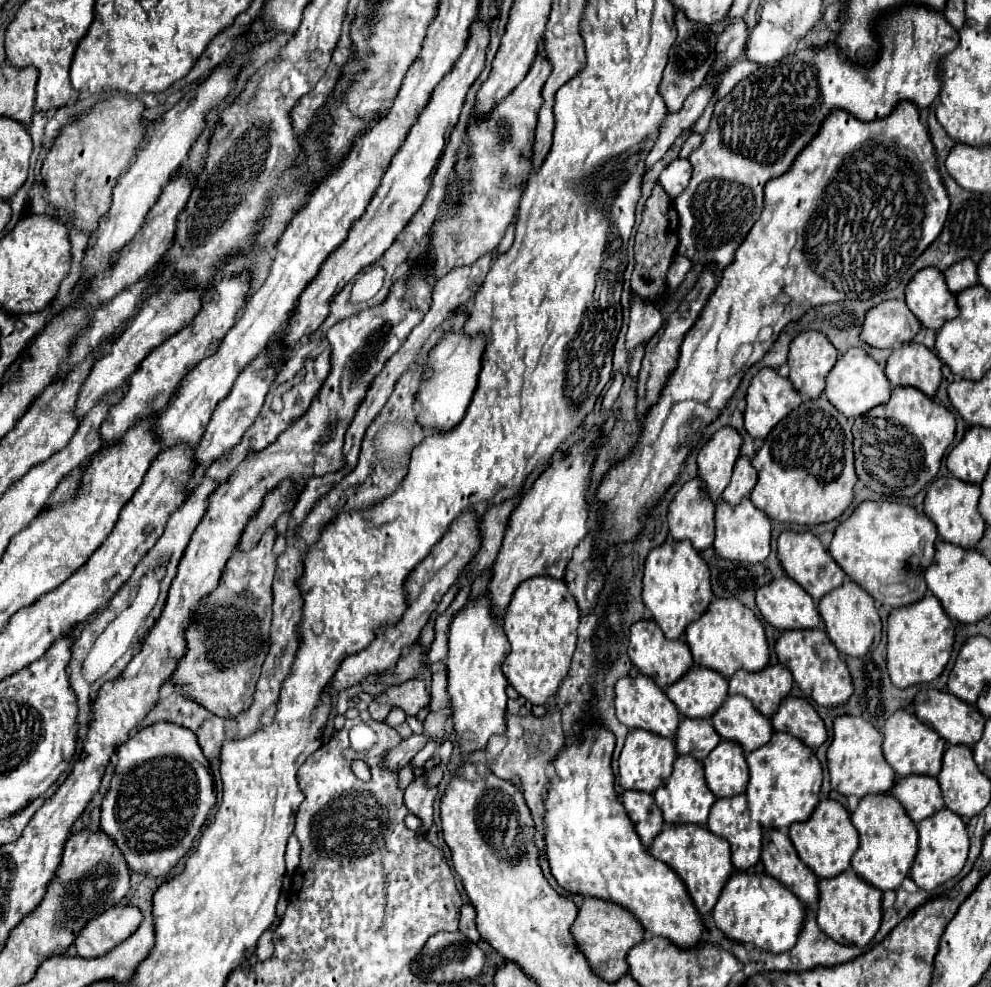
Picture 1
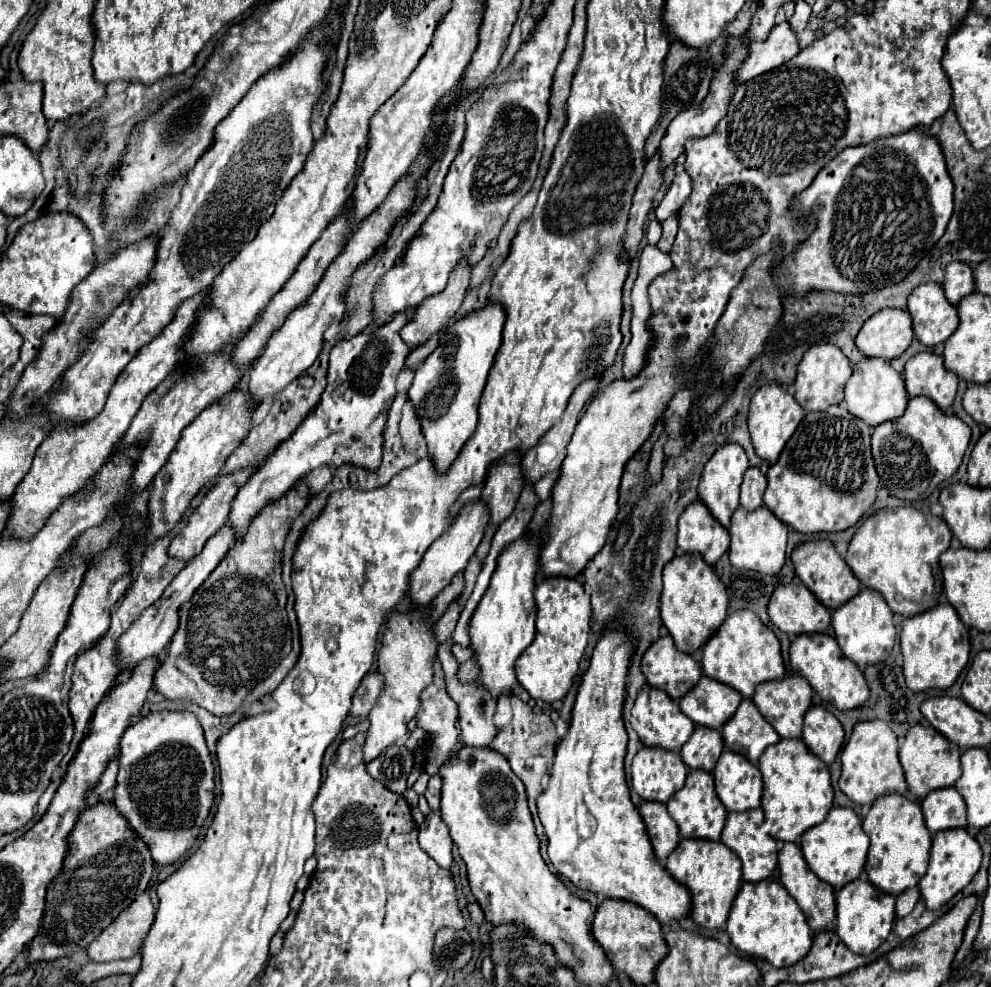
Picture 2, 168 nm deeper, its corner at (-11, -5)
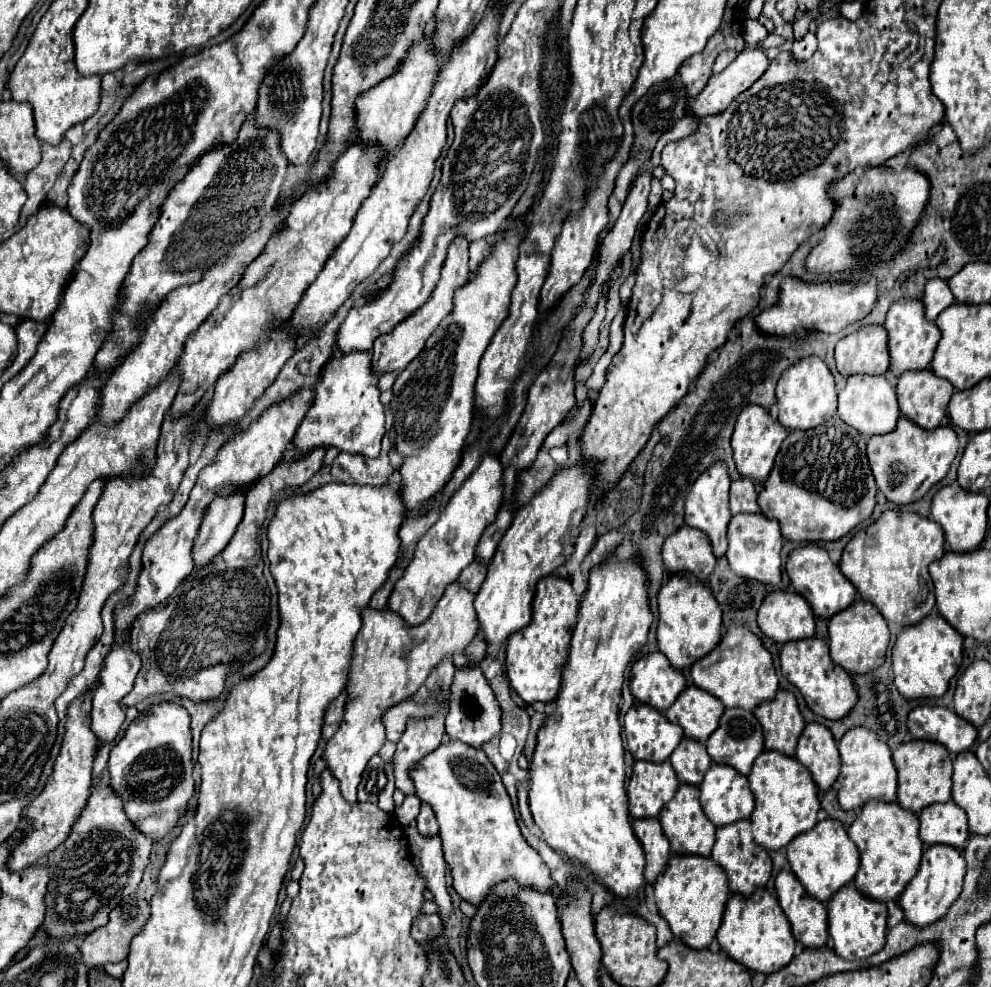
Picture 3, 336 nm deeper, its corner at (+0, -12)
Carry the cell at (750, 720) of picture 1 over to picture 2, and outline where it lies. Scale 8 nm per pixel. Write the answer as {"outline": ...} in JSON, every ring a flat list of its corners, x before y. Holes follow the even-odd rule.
{"outline":[[742,699,736,715,722,727,722,737,730,751,742,753,752,763,758,763,768,745,780,741,780,735,760,715,752,699]]}

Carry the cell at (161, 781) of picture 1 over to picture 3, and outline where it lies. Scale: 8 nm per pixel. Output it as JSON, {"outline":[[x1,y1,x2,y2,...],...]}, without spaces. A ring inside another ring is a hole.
{"outline":[[157,702,139,718,135,718,119,744,111,748,109,756,109,772,111,786,117,794,121,794,125,802,125,812,129,820,145,834,155,840,161,840,185,814,187,802,195,792,193,780,193,764,191,764,191,730,189,730,189,714,181,704,175,702]]}

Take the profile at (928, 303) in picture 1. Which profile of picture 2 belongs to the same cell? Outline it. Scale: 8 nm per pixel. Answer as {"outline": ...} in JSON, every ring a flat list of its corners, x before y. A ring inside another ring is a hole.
{"outline":[[938,283,918,285,912,291,912,295,908,297,908,313,912,315,914,333,916,333,918,341,928,347,944,343,958,327,958,311,952,303,948,303,948,299,944,299,944,287]]}

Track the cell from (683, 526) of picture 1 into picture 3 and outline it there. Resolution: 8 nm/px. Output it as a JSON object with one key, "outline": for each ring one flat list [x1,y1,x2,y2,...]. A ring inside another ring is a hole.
{"outline":[[683,526,665,540,663,560,669,572,691,572,699,582,709,578,717,562,709,538,689,526]]}

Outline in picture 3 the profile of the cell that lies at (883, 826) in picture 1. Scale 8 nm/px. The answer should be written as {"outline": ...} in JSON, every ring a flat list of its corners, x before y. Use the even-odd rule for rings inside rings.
{"outline":[[873,800,863,806,847,832,861,854,861,866,855,874,857,890,861,890,867,898,877,898,879,902,899,900,909,880,917,874,921,862,923,842,917,834,917,816,899,804]]}

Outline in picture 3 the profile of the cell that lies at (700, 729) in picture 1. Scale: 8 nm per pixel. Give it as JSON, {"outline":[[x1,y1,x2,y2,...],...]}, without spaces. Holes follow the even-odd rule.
{"outline":[[691,738,681,740,681,744,673,750,669,762,671,762,679,782,693,784,693,786,701,784,701,778,705,776,705,772,711,766,711,758,705,750,705,744,691,740]]}

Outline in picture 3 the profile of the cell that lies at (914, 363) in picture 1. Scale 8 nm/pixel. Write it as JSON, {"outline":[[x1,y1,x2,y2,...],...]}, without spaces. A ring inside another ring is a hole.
{"outline":[[931,370,905,372,897,382,899,408,905,418,925,430,935,430,947,414,953,384,935,376]]}

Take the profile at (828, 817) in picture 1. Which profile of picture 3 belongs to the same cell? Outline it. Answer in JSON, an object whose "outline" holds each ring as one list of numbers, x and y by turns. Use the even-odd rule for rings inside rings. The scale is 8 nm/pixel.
{"outline":[[827,818,817,822,813,830,799,834,797,838,793,838,793,842,789,842,787,860,791,872,805,886,807,894,821,902,827,902,841,886,847,886,855,878,859,866,859,850,857,846,853,846,843,824,839,820]]}

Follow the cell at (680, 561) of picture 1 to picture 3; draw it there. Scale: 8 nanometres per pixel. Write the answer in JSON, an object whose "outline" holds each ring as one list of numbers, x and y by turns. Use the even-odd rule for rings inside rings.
{"outline":[[671,574,661,586,659,596,659,626,657,644,677,670,691,668,697,660,705,658,721,640,721,608,711,590,697,582,691,574]]}

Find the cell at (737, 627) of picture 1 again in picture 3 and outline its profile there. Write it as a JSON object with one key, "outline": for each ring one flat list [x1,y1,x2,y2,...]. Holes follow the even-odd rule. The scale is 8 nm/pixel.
{"outline":[[745,626,729,628,723,634,717,650,713,650,707,658,693,664,691,678,695,686,719,698,725,708,755,710,759,702,773,700,779,688,771,654,761,644,761,640,753,632,749,632]]}

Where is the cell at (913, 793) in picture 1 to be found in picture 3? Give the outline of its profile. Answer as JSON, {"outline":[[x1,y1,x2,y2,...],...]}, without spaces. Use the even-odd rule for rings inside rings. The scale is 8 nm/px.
{"outline":[[953,800,947,804,931,804,919,814,921,830,919,836,925,844,949,844,959,850,965,848,969,838,965,810]]}

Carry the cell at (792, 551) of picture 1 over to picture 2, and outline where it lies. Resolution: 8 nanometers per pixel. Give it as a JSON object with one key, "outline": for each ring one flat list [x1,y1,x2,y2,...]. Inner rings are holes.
{"outline":[[816,539,816,541,806,541,794,547,792,555,790,555,794,567,796,567,796,575,800,577,800,581,820,599,820,603,824,603,824,607,828,609,836,609,842,603,850,601,858,591,860,591,860,581,856,579,856,575,850,571,850,567,846,565,846,561,836,553,834,545,828,539]]}

